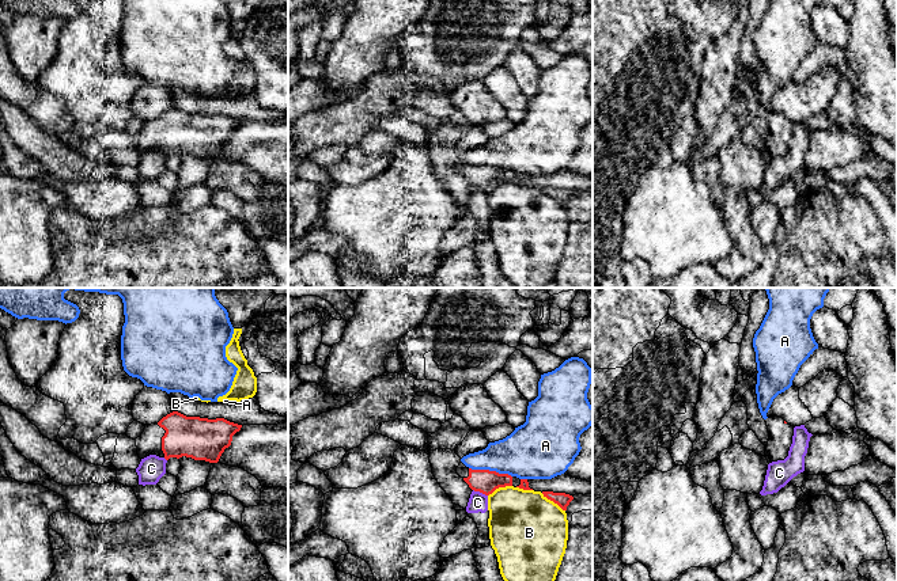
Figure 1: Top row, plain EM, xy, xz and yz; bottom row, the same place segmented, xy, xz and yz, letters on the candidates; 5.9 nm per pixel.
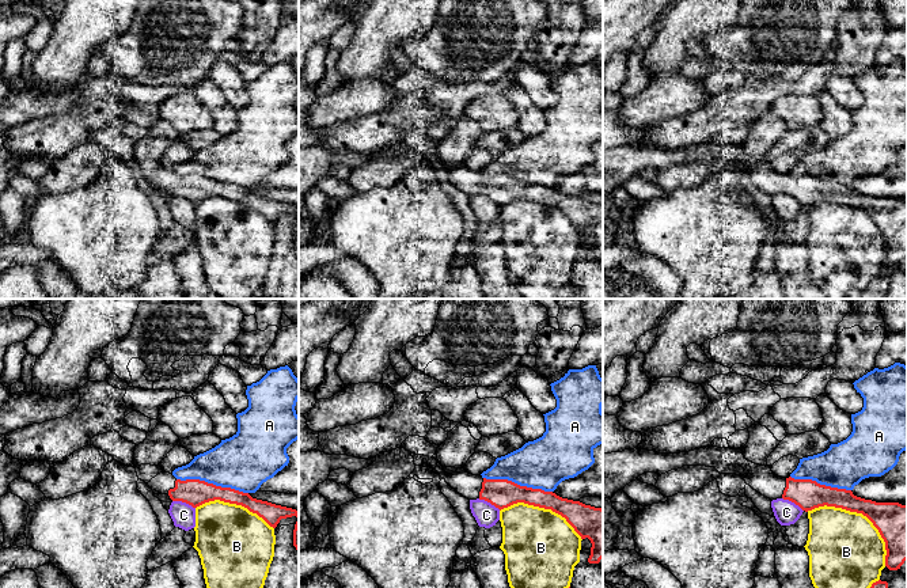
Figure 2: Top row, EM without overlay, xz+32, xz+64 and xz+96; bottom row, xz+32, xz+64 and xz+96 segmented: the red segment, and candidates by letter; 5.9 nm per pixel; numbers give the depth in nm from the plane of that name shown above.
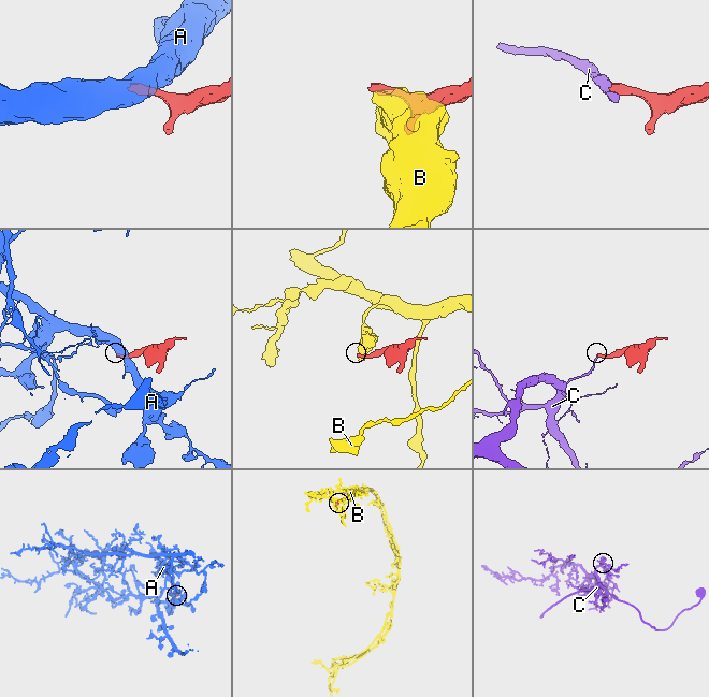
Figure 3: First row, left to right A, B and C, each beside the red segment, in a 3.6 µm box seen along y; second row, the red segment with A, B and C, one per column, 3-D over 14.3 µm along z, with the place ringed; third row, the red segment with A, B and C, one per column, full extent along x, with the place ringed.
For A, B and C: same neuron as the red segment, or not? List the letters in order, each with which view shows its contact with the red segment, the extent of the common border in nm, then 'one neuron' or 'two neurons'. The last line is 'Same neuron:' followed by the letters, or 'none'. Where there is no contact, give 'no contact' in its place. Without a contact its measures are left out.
A: contact in xz; length 260 nm; two neurons
B: contact in xz; length 180 nm; two neurons
C: contact in xz; length 100 nm; two neurons
Same neuron: none

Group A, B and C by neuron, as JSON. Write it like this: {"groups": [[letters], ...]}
{"groups": [["A"], ["B"], ["C"]]}

